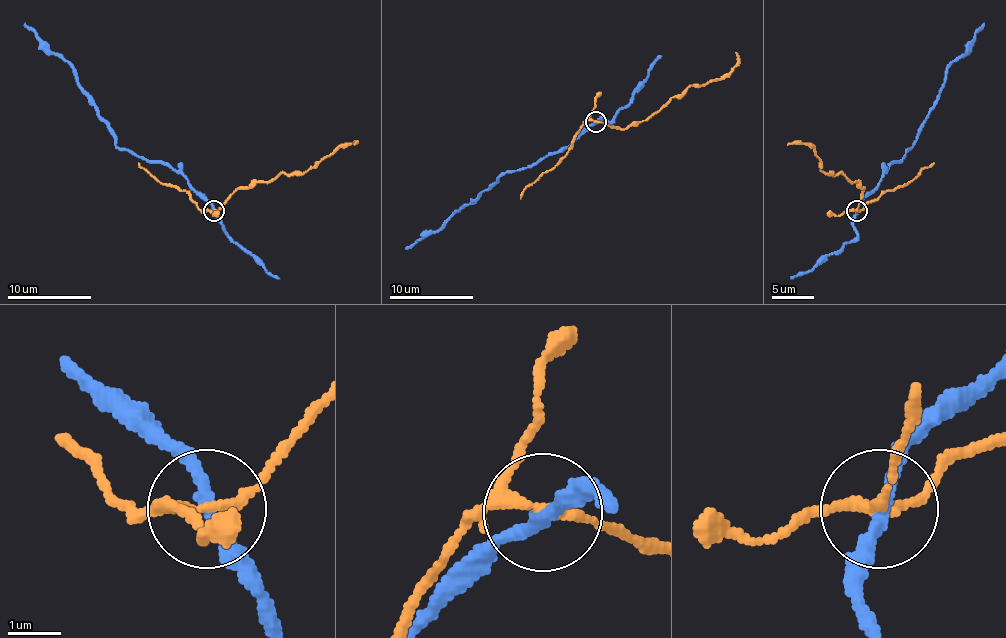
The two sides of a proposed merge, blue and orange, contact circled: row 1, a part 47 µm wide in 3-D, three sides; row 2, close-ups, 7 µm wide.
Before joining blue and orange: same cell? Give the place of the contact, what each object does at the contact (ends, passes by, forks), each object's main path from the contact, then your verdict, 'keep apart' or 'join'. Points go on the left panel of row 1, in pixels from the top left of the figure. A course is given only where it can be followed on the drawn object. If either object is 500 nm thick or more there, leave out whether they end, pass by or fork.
at (213, 211); blue passes by; orange forks there; blue runs (213, 211), (180, 173), (163, 163), (121, 151), (115, 144), (109, 123), (77, 80), (75, 69), (23, 25); orange runs (213, 211), (238, 188), (271, 182), (282, 173), (305, 173), (342, 146), (353, 144); keep apart

